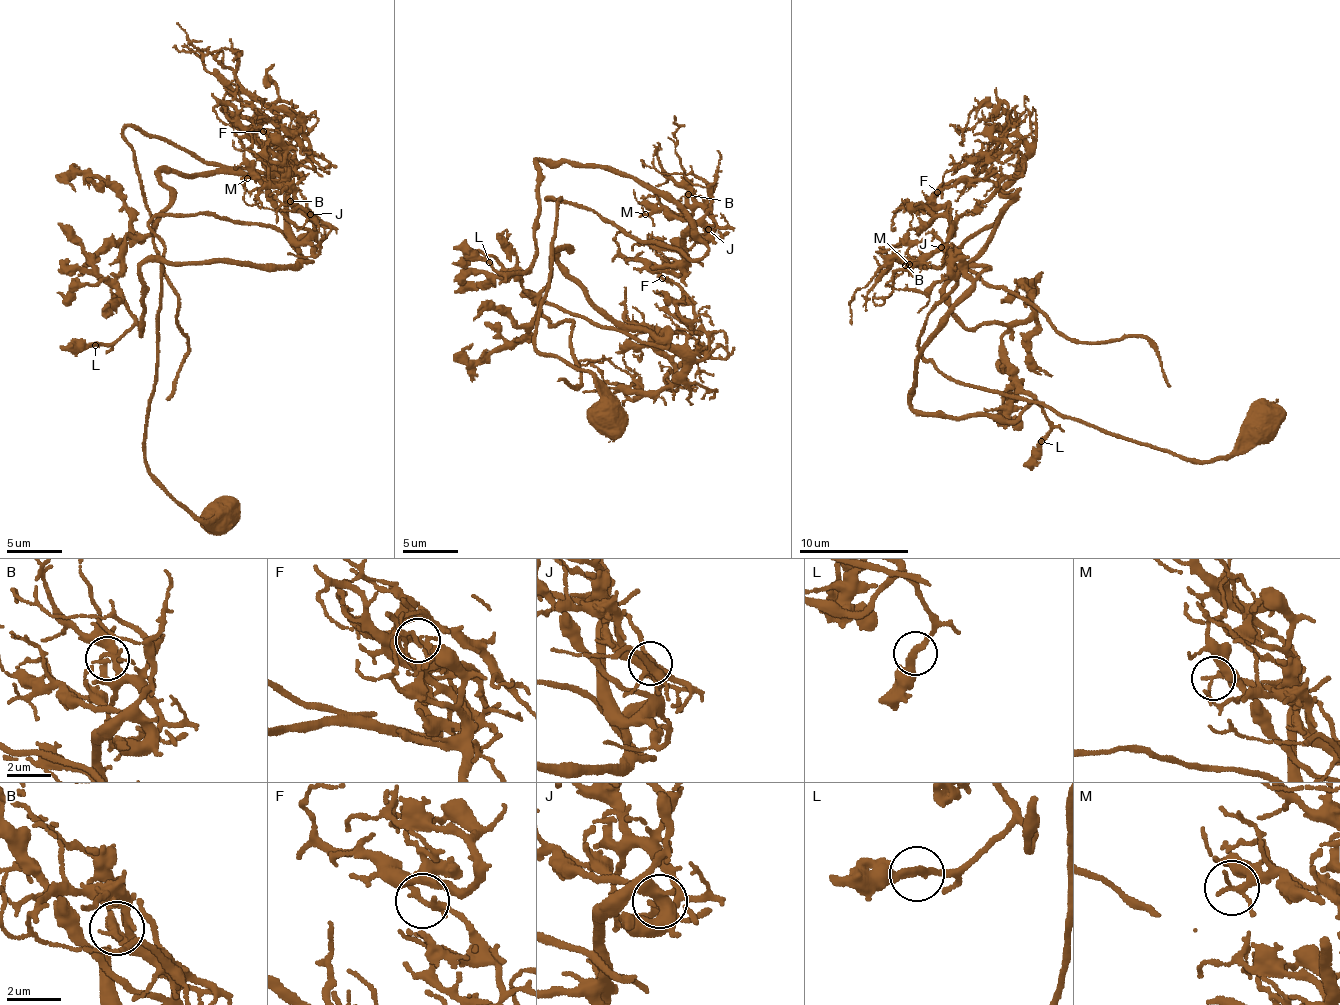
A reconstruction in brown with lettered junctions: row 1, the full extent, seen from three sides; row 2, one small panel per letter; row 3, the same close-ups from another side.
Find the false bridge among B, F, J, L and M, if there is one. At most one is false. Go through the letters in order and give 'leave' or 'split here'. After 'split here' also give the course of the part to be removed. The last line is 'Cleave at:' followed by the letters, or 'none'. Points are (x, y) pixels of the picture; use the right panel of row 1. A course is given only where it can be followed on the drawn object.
B: leave
F: split here | (936, 192), (1013, 176), (1005, 188), (1013, 201), (998, 223), (944, 257), (1078, 342), (1141, 335), (1169, 386)
J: leave
L: leave
M: leave
Cleave at: F

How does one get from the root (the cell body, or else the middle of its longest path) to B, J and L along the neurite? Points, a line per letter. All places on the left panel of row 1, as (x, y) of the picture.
B: (221, 512), (192, 518), (145, 460), (165, 250), (148, 226), (272, 225), (311, 261), (316, 215), (290, 201)
J: (221, 512), (192, 518), (145, 460), (165, 250), (148, 226), (200, 213), (272, 225), (311, 261), (310, 214)
L: (221, 512), (145, 460), (148, 226), (272, 225), (311, 259), (142, 262), (141, 334), (95, 345)

